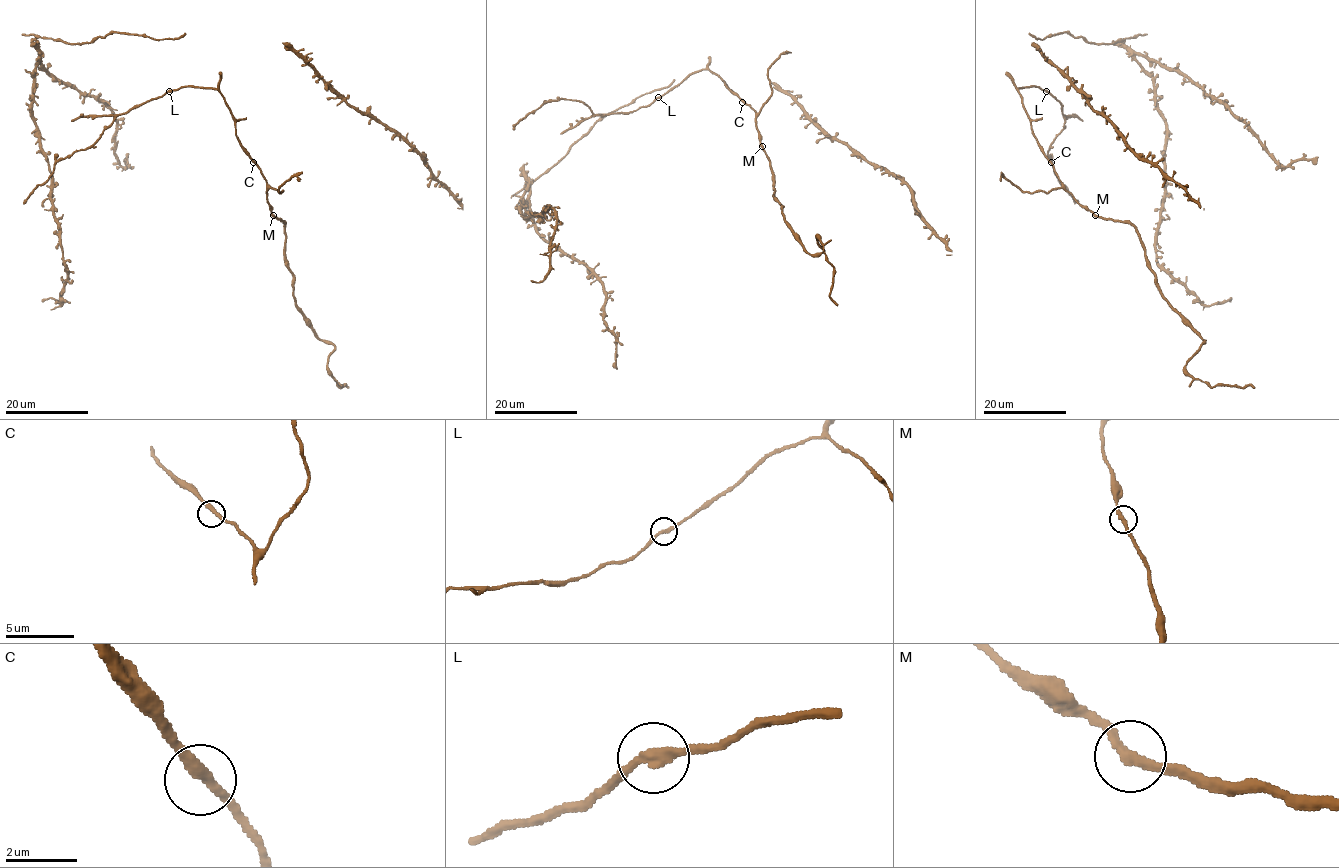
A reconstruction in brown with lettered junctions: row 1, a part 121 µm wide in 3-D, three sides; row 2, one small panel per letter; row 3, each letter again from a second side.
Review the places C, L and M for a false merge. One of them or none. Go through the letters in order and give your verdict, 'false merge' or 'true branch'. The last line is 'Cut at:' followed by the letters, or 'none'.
C: true branch
L: true branch
M: true branch
Cut at: none

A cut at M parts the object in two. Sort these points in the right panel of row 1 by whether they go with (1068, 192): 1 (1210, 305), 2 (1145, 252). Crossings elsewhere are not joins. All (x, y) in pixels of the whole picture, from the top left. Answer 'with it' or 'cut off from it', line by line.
1: with it
2: cut off from it

